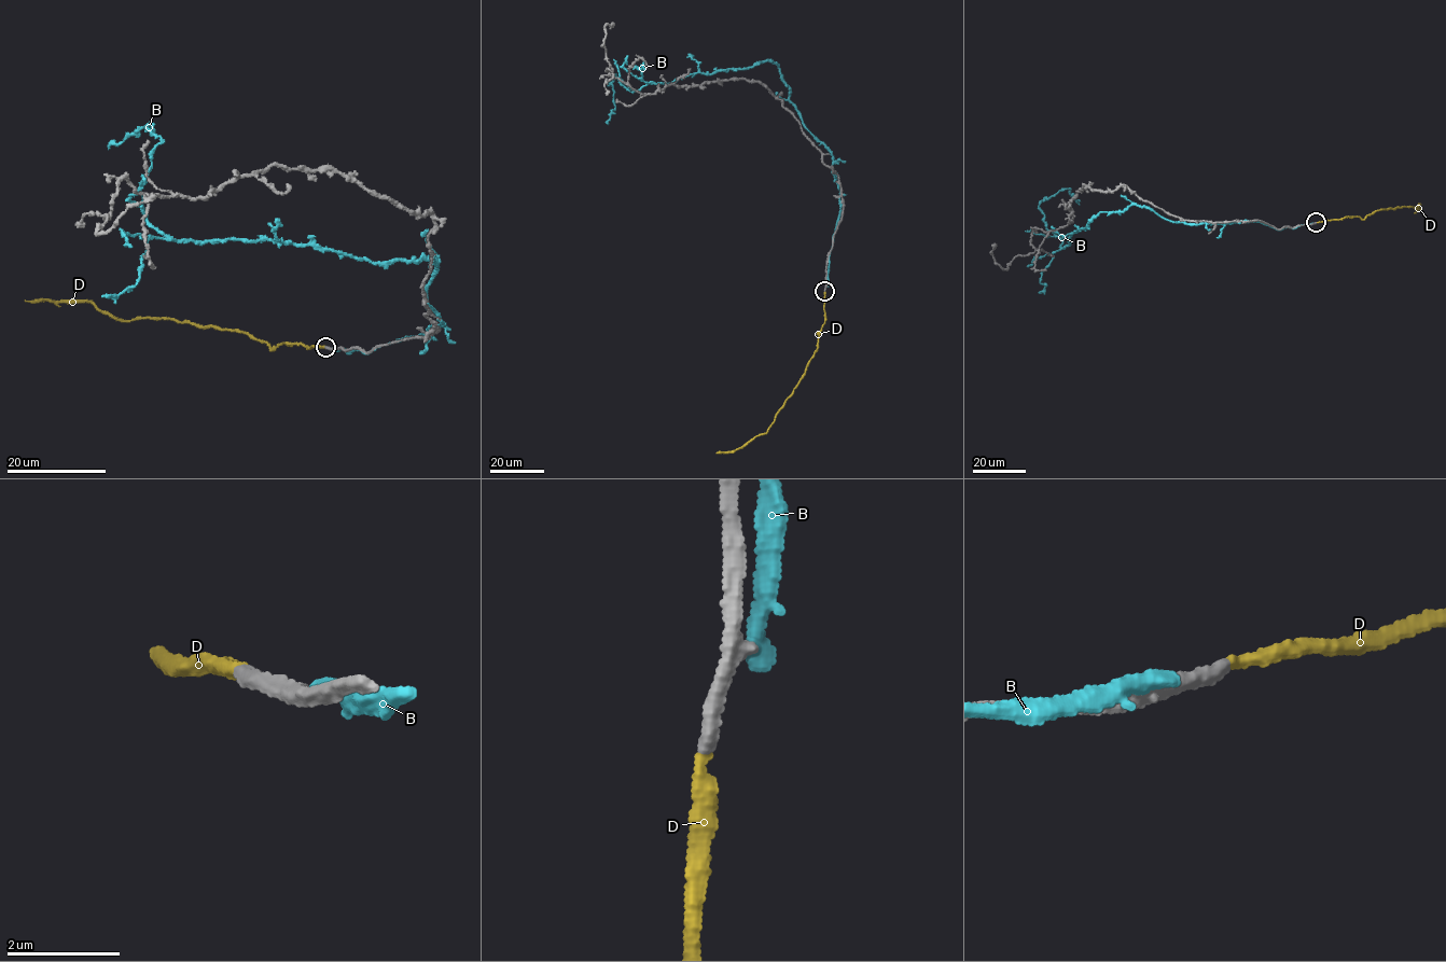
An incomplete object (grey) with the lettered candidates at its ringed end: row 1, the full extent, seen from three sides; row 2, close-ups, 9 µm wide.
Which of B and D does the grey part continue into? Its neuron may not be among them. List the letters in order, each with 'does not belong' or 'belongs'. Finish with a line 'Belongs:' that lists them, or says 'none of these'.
B: does not belong
D: belongs
Belongs: D

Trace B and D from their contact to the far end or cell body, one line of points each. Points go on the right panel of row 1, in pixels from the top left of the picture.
B: (1312, 223), (1185, 224), (1130, 205), (1101, 211), (1061, 249), (1040, 201), (1069, 189), (1079, 205)
D: (1316, 222), (1353, 215), (1363, 219), (1376, 211), (1406, 206), (1415, 210), (1420, 205), (1415, 212)

